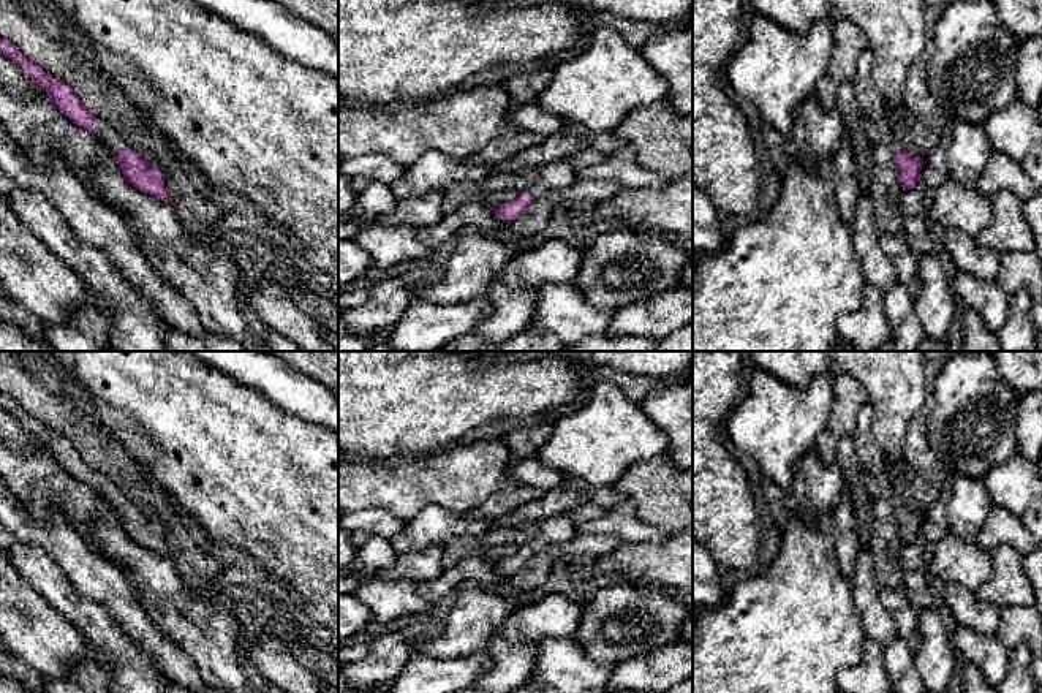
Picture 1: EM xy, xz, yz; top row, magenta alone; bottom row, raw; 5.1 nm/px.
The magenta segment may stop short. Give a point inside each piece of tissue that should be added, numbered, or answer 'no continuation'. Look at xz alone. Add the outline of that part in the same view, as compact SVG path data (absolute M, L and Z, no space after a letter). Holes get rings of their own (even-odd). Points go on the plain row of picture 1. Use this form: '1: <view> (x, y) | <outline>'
1: xz (558, 529) | M587 502L572 511L550 516L541 522L539 532L528 538L523 546L536 554L550 544L568 543L577 535L579 524L595 521L607 511L607 508Z

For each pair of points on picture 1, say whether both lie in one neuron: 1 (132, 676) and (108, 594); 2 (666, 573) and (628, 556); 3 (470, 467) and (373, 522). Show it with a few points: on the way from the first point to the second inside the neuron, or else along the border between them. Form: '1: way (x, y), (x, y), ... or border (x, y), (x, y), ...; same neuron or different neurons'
1: border (86, 598), (100, 603), (139, 649); different neurons
2: way (656, 564), (638, 562); same neuron
3: border (354, 510), (385, 508), (407, 521); different neurons

